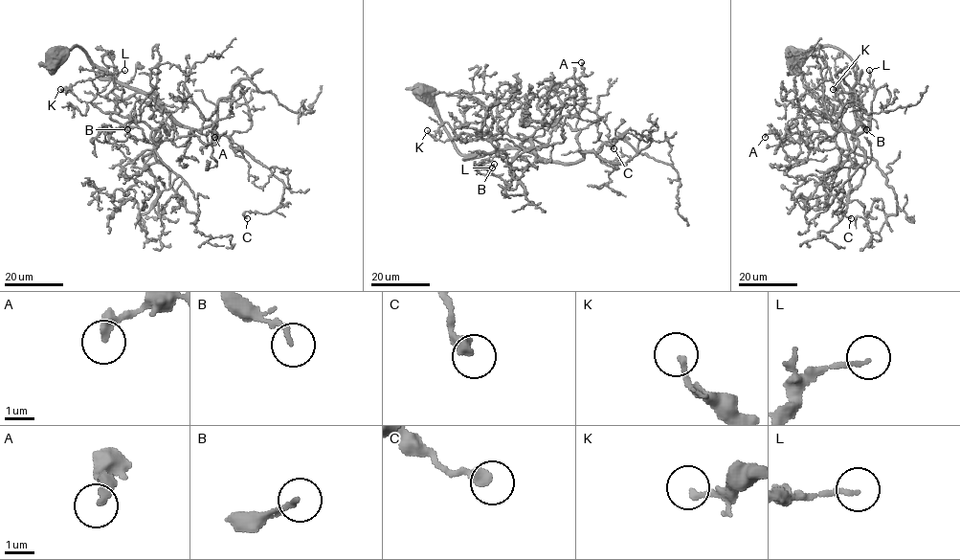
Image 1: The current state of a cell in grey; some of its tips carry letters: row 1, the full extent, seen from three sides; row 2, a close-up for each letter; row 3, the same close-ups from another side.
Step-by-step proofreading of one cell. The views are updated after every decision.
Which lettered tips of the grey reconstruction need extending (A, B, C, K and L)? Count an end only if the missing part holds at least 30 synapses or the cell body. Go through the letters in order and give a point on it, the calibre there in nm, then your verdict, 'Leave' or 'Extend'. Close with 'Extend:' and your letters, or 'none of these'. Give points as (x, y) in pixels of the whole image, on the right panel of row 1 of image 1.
A: Place: (765, 137). Thickness 360 nm. Leave
B: Place: (866, 129). Thickness 170 nm. Leave
C: Place: (851, 218). Thickness 400 nm. Leave
K: Place: (833, 89). Thickness 180 nm. Leave
L: Place: (869, 70). Thickness 150 nm. Leave
Extend: none of these

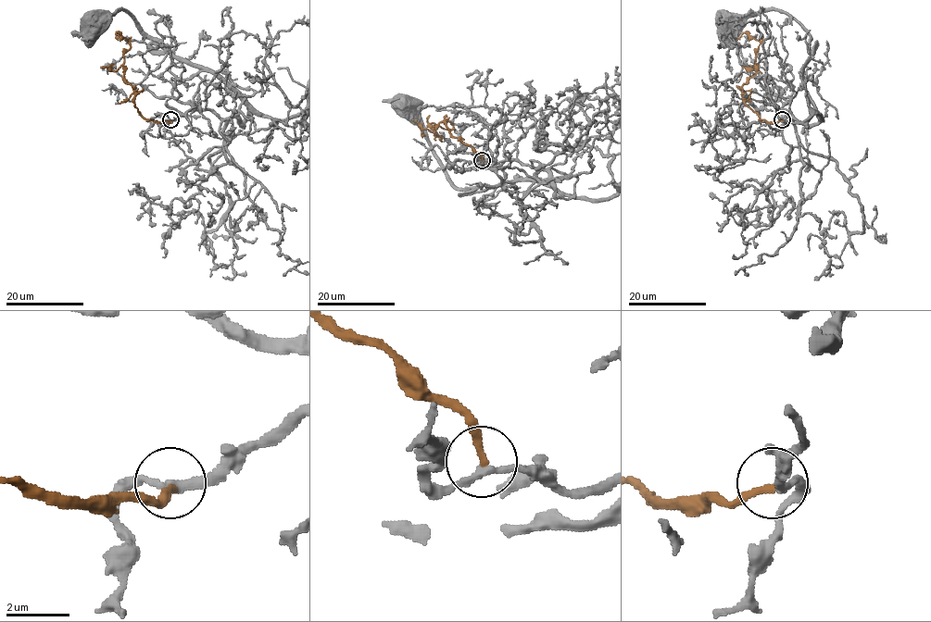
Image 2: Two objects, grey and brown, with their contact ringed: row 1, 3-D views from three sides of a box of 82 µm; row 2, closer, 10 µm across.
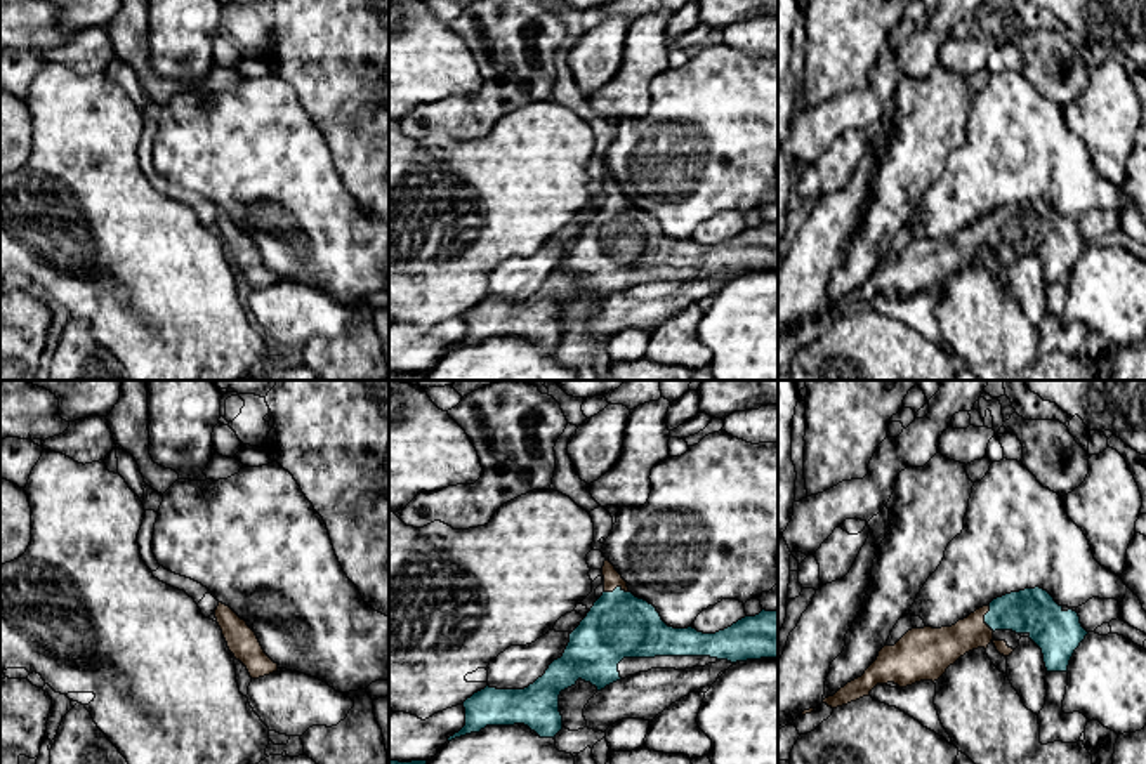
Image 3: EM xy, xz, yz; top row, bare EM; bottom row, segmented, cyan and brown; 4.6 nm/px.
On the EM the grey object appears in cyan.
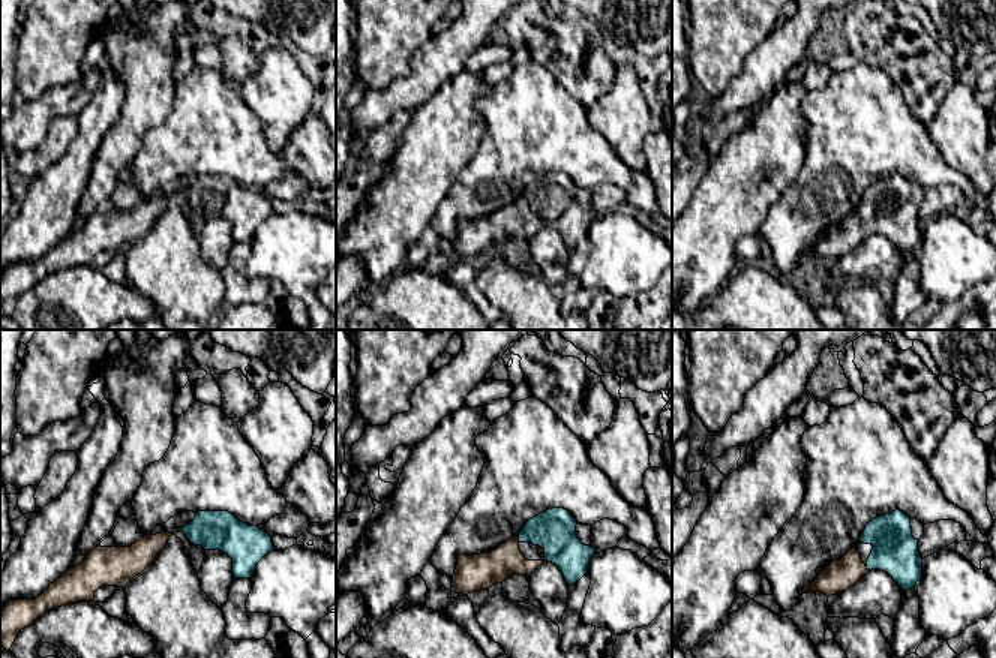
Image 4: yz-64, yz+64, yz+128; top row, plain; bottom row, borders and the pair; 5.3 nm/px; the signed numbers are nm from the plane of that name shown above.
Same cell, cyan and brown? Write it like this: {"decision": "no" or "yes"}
{"decision": "yes"}

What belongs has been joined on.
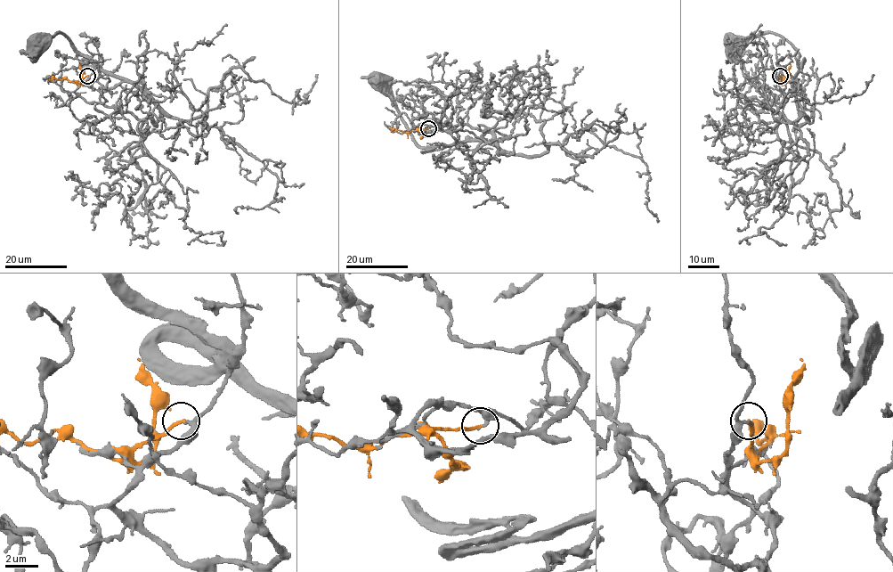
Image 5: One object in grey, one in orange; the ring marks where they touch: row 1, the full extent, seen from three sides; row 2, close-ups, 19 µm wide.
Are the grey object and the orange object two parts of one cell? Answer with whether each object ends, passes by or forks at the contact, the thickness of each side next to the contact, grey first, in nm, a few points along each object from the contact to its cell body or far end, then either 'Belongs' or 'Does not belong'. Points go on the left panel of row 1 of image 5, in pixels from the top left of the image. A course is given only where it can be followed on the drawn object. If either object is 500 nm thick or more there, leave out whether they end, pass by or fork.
At the ring grey ends. At the ring orange ends. Thickness 190 nm (grey) against 200 nm. Course of grey: (87, 76), (76, 93), (139, 118), (165, 98), (101, 71), (60, 33), (36, 38). Course of orange: (87, 76), (75, 82), (63, 77), (48, 79). Does not belong

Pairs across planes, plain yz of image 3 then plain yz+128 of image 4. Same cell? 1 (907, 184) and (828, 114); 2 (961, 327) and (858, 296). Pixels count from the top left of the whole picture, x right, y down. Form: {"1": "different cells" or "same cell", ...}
{"1": "different cells", "2": "same cell"}

